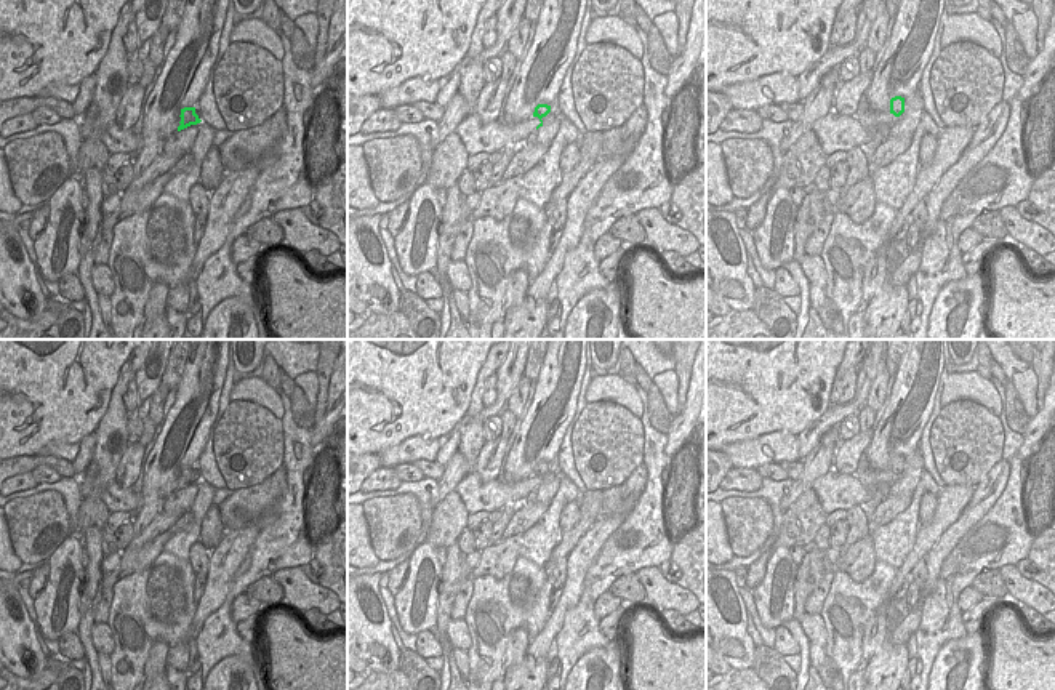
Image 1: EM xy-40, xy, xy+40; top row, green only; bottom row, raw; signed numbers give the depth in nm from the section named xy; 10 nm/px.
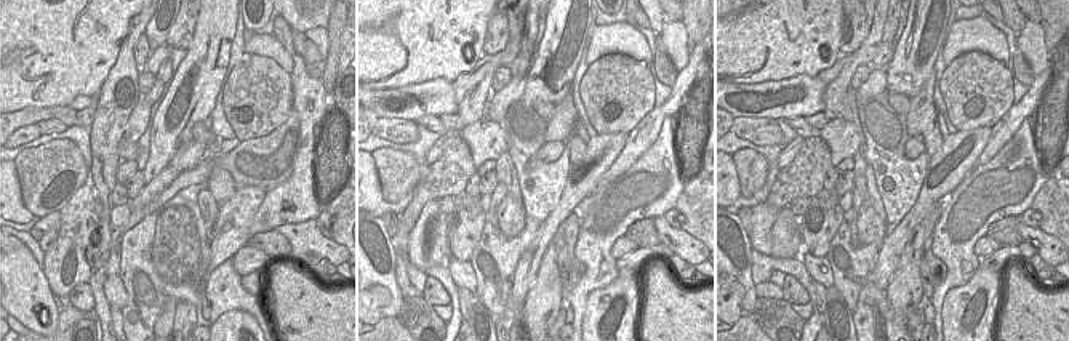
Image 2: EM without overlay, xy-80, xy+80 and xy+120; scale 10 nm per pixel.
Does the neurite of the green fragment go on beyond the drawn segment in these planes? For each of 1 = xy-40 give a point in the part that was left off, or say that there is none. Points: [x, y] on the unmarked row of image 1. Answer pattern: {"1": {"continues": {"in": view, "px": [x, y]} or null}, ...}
{"1": {"continues": null}}

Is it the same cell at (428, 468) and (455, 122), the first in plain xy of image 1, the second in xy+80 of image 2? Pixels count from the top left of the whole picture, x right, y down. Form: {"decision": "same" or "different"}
{"decision": "same"}

